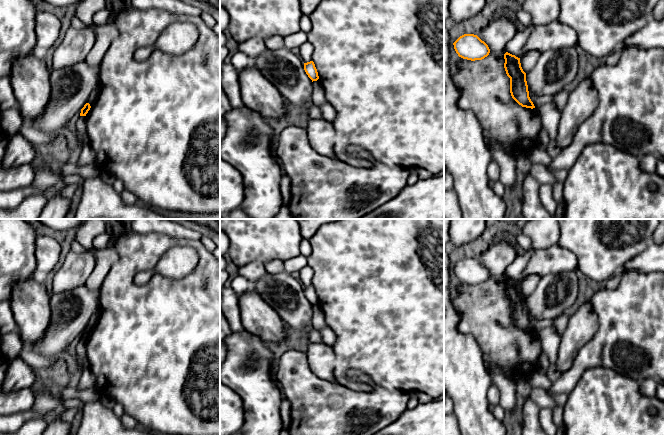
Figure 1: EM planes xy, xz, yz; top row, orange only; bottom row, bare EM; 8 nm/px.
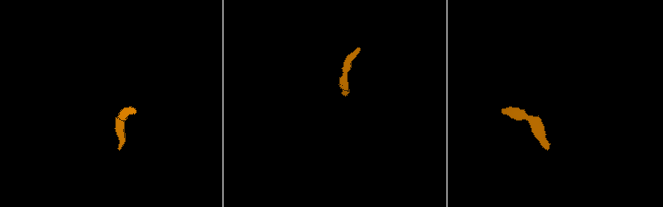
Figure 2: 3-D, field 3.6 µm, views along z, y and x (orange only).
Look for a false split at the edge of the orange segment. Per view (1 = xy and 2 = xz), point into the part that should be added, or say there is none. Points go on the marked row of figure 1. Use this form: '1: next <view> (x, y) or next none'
1: next none
2: next none

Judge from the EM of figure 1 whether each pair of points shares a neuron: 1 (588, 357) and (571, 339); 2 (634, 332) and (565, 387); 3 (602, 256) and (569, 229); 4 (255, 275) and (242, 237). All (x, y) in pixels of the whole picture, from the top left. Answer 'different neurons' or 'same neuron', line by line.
1: different neurons
2: same neuron
3: same neuron
4: different neurons

